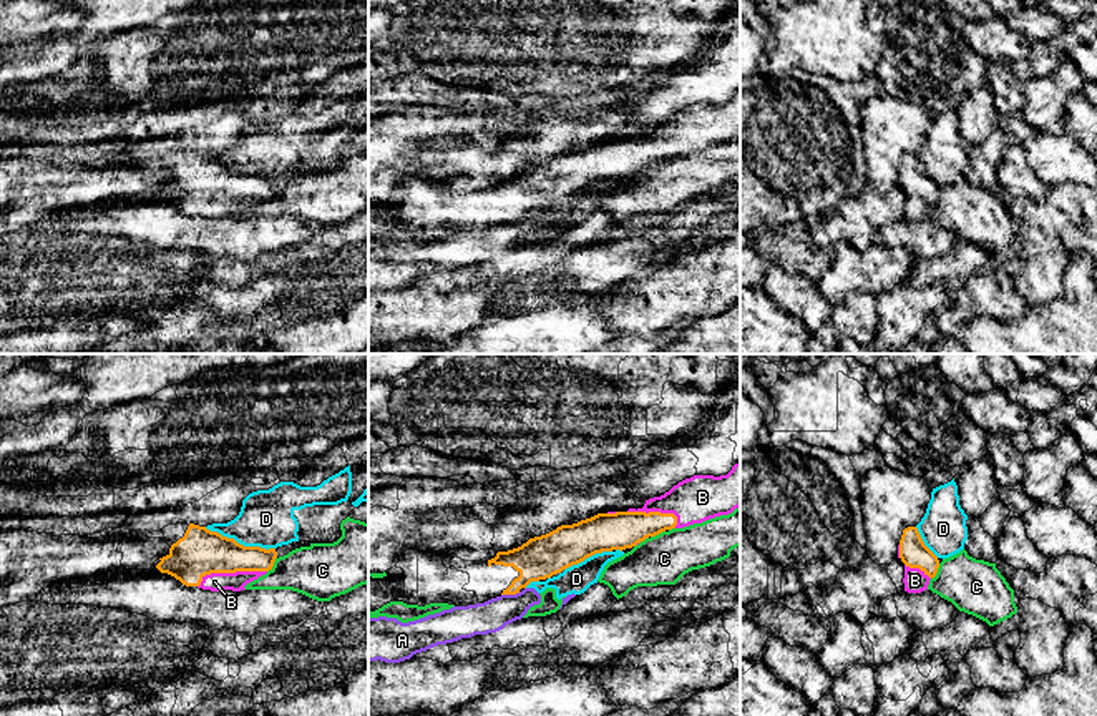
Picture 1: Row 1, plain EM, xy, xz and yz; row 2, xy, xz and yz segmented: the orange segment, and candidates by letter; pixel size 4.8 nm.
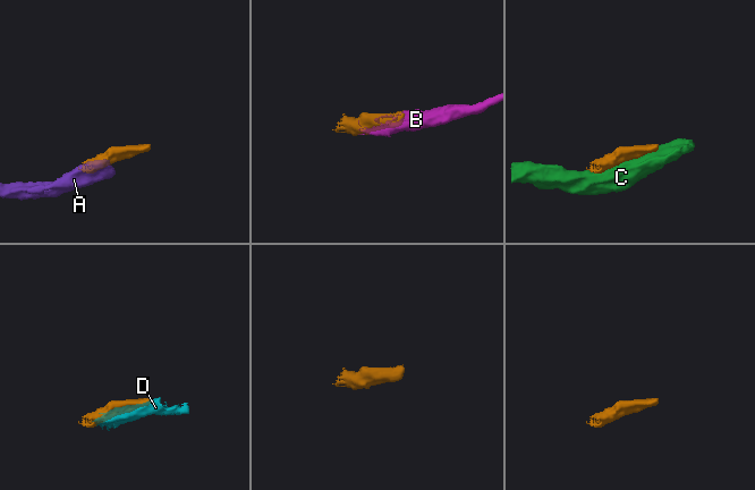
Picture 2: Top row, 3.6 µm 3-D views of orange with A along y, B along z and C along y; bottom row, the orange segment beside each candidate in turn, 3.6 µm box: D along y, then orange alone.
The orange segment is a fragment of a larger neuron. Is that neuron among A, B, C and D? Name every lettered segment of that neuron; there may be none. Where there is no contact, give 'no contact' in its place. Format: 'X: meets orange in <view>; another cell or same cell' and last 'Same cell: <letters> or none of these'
A: meets orange in xz; another cell
B: meets orange in xy; same cell
C: meets orange in yz; another cell
D: meets orange in xy; another cell
Same cell: B

